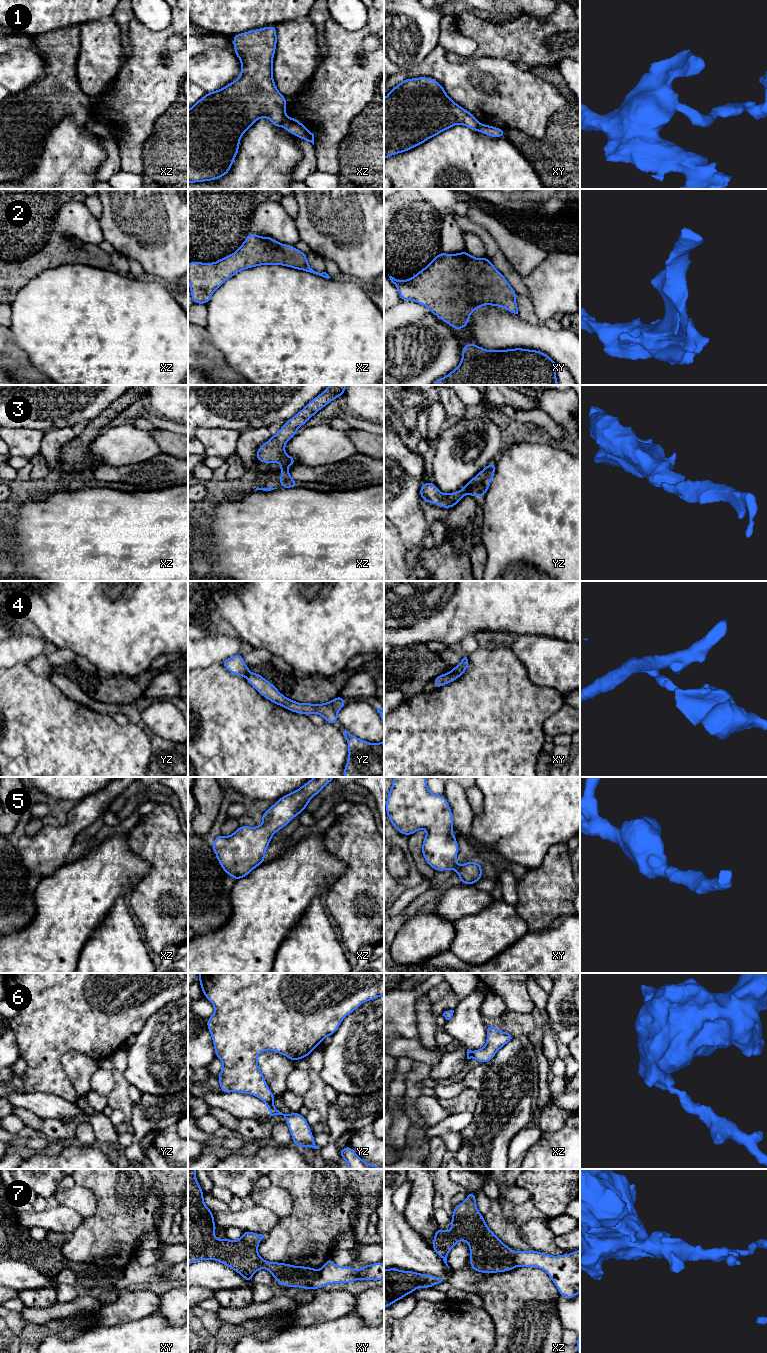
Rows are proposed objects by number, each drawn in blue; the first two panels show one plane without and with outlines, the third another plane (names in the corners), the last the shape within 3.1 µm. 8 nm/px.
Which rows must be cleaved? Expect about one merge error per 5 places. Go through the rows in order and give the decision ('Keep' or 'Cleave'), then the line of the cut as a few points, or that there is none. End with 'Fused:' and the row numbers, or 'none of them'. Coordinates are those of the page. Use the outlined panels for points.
1: Cleave. Split along xz (285, 116), (281, 125)
2: Keep. No split
3: Keep. No split
4: Cleave. Split along xy (452, 670), (459, 675)
5: Keep. No split
6: Cleave. Split along yz (266, 1102), (272, 1103)
7: Keep. No split
Fused: 1, 4, 6

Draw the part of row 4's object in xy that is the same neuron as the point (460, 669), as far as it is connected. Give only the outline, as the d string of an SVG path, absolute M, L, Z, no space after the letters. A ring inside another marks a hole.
M464 657L461 662L452 668L452 671L455 672L457 675L461 676L465 673L465 671L468 668L468 659L467 657Z

